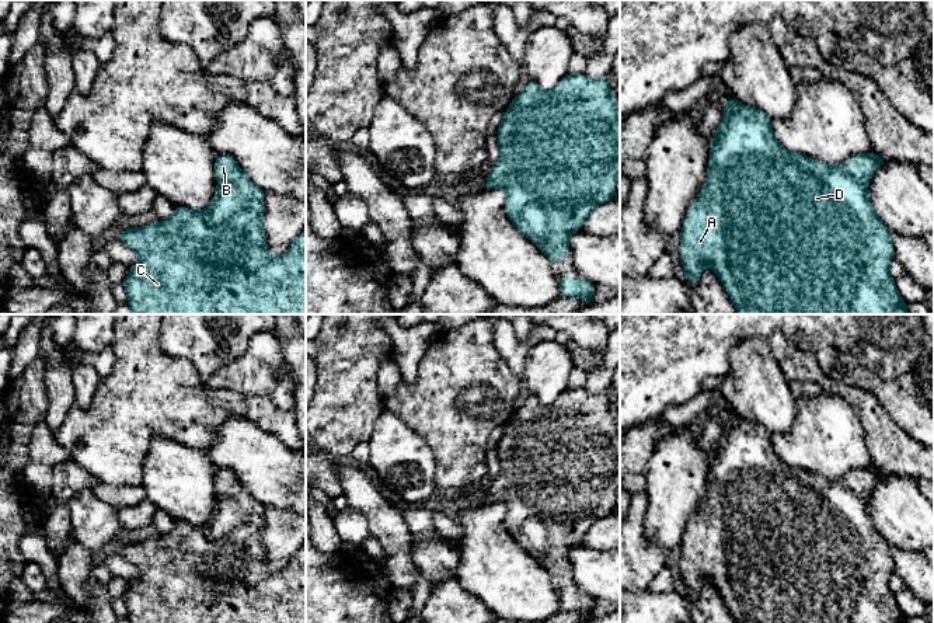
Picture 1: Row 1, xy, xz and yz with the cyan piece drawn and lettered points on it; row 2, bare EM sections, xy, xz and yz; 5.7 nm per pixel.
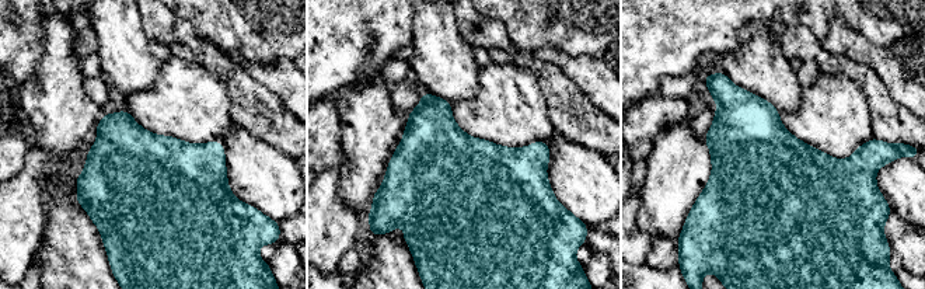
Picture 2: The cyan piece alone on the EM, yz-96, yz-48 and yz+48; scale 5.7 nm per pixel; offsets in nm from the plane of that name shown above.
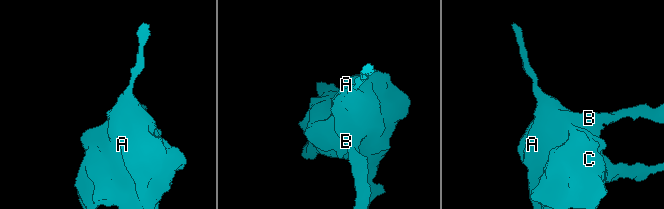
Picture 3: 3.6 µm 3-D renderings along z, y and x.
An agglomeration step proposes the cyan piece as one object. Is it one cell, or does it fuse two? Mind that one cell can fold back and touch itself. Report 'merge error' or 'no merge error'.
no merge error

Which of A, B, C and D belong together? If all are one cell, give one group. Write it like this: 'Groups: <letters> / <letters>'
Groups: A B C D

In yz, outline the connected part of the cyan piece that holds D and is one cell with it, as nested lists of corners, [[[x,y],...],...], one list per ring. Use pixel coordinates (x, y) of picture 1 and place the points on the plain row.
[[[729,411],[722,420],[725,431],[710,457],[710,478],[705,501],[690,519],[680,546],[680,574],[689,599],[701,592],[701,581],[710,581],[721,594],[726,608],[736,623],[907,623],[900,612],[895,594],[889,589],[889,578],[893,575],[893,558],[889,542],[877,530],[869,516],[867,498],[874,487],[886,476],[875,466],[850,471],[844,478],[827,480],[823,476],[784,463],[774,452],[771,432],[760,424],[747,422],[736,413]]]

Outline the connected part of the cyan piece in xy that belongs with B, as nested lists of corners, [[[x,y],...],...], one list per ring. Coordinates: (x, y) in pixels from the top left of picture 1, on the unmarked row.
[[[229,469],[215,476],[217,504],[203,525],[175,521],[172,530],[154,539],[121,543],[119,554],[137,567],[140,577],[129,581],[123,596],[130,623],[306,623],[306,544],[289,564],[271,571],[262,542],[265,505],[245,491]]]

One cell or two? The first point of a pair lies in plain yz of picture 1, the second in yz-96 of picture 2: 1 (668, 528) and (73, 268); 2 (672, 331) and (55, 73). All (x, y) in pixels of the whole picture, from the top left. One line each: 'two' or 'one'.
1: two
2: two

